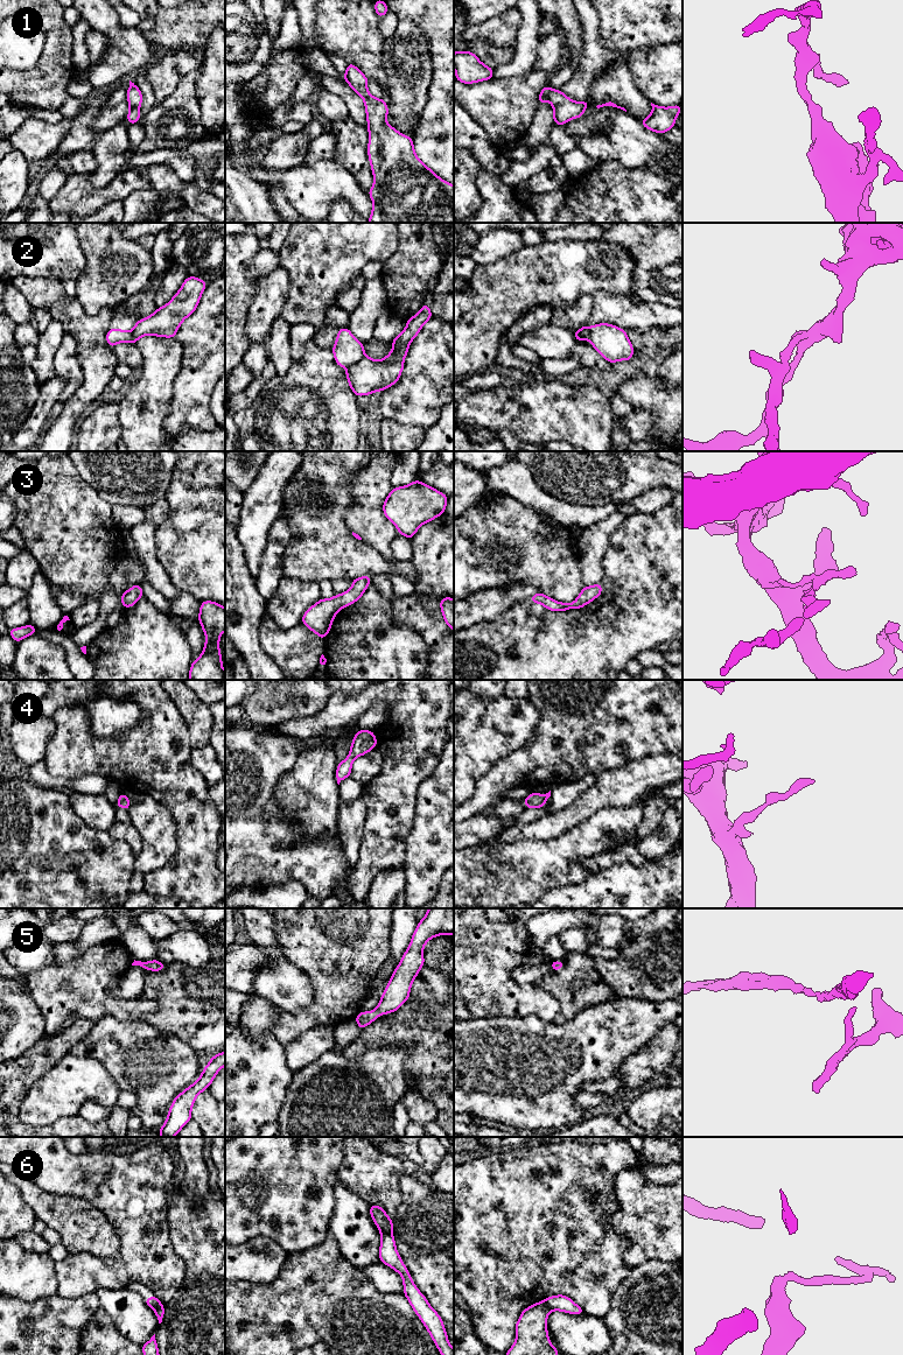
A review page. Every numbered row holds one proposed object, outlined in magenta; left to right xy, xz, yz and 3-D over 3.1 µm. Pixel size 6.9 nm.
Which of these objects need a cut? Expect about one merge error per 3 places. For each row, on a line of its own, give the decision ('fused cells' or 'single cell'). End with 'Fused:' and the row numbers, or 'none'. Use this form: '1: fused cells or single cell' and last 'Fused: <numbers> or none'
1: single cell
2: fused cells
3: single cell
4: single cell
5: single cell
6: fused cells
Fused: 2, 6

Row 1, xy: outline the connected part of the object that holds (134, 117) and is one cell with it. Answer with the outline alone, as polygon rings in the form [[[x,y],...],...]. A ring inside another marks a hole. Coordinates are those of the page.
[[[130,80],[130,87],[127,90],[127,101],[130,104],[130,112],[126,120],[130,124],[138,124],[140,120],[140,106],[142,103],[142,93],[138,86]]]

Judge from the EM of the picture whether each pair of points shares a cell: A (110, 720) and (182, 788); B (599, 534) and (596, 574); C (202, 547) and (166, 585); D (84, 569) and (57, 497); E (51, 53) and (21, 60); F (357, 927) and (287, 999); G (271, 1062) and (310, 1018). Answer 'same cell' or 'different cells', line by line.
A: different cells
B: same cell
C: different cells
D: same cell
E: different cells
F: different cells
G: different cells

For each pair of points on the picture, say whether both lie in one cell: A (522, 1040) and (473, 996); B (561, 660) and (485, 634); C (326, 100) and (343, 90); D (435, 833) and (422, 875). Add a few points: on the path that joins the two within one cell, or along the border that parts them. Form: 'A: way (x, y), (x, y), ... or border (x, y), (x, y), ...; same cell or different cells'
A: border (523, 1016), (490, 1016), (468, 1020); different cells
B: way (543, 660), (537, 660), (515, 638), (504, 638); same cell
C: border (320, 89), (336, 93), (345, 104), (349, 116); different cells
D: way (434, 843), (425, 864); same cell

